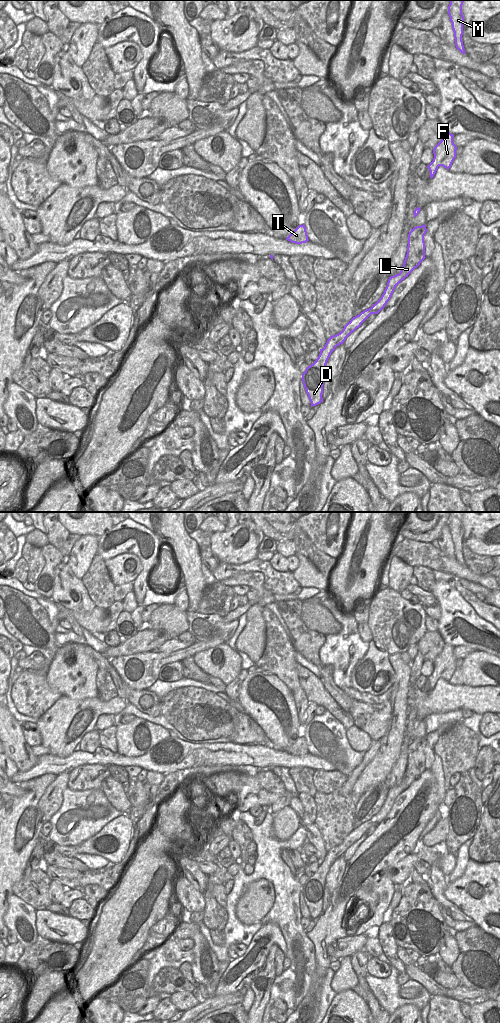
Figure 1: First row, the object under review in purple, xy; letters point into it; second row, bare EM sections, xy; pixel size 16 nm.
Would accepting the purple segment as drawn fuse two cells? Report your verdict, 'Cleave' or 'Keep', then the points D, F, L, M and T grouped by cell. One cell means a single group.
Cleave. Groups: D F M / L T

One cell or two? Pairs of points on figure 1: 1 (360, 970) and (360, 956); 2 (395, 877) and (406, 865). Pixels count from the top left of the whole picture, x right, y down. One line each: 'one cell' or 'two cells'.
1: one cell
2: one cell

